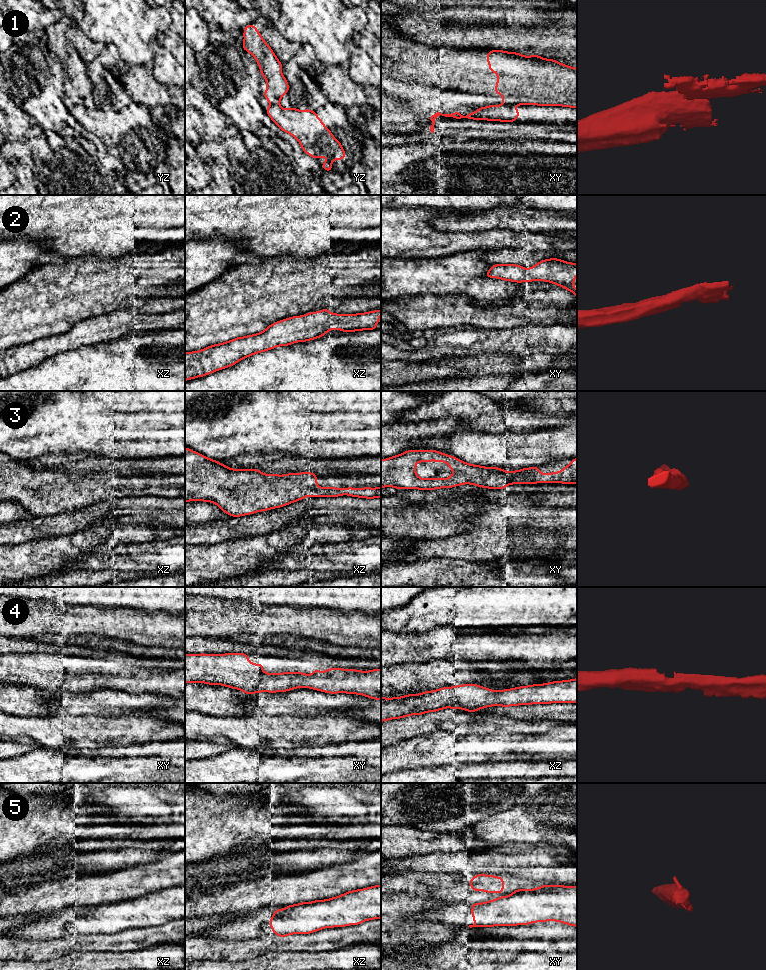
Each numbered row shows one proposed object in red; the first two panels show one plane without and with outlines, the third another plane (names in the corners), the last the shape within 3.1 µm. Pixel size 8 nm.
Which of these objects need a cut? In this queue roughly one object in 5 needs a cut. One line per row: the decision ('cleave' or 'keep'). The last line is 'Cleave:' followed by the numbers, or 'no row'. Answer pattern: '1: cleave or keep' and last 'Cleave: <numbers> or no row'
1: cleave
2: keep
3: keep
4: keep
5: keep
Cleave: 1

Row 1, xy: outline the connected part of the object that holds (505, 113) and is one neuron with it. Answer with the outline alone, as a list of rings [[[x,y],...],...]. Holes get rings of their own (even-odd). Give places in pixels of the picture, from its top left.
[[[490,105],[477,109],[468,115],[461,115],[459,111],[451,114],[435,113],[430,117],[432,125],[430,131],[434,133],[435,119],[438,116],[452,117],[454,119],[473,119],[473,120],[488,120],[488,121],[501,121],[501,122],[516,122],[519,117],[519,111],[513,105]]]

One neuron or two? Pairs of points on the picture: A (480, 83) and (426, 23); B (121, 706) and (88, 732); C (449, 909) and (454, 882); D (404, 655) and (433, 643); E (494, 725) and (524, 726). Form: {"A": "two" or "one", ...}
{"A": "two", "B": "two", "C": "two", "D": "one", "E": "one"}

